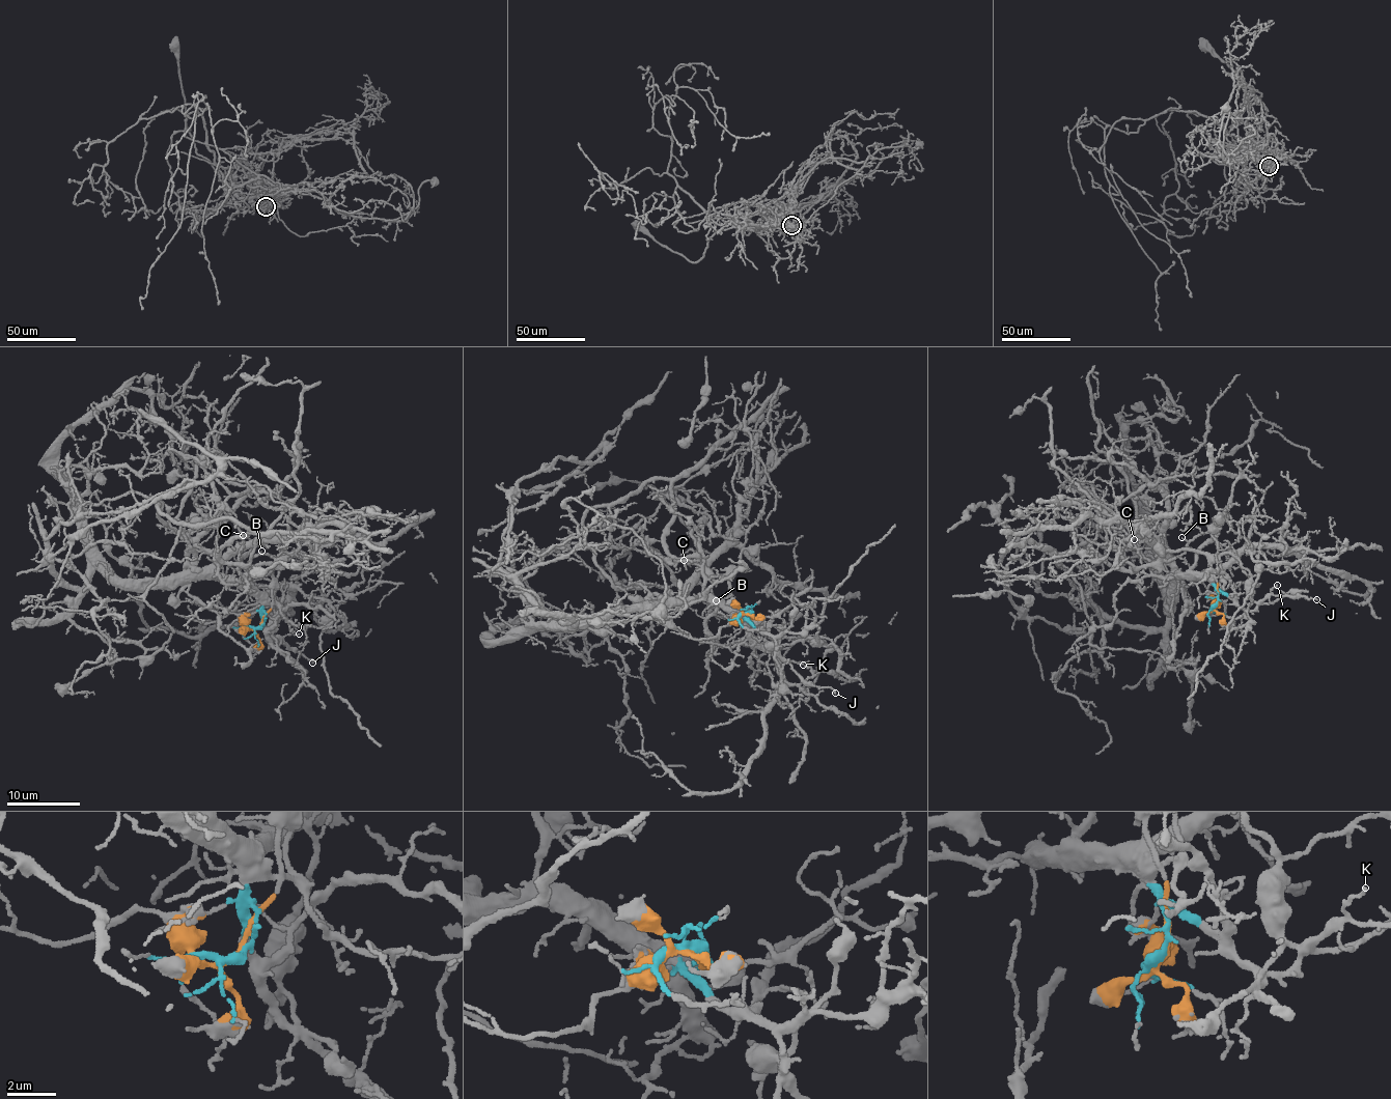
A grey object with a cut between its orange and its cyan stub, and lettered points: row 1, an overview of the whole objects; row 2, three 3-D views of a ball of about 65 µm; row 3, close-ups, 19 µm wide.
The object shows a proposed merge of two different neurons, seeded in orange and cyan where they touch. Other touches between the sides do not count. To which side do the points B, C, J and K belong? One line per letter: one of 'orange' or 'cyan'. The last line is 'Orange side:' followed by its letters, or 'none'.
B: orange
C: orange
J: cyan
K: cyan
Orange side: B, C

